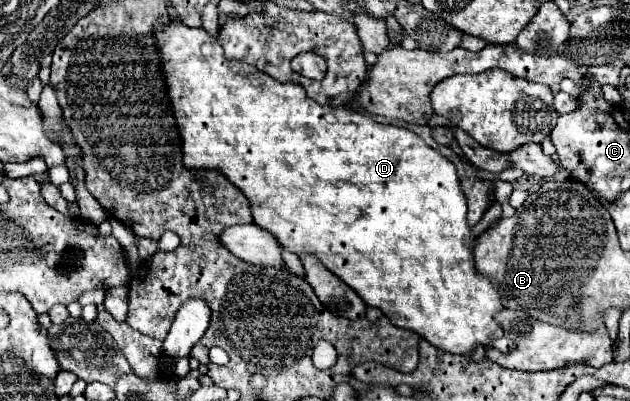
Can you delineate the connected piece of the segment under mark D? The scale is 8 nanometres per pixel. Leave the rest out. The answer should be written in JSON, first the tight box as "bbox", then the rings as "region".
{"bbox":[157,20,517,356],"region":[[[173,20],[165,28],[157,28],[157,44],[161,44],[161,56],[165,56],[165,76],[169,76],[169,96],[173,96],[173,112],[177,112],[177,124],[181,124],[185,164],[189,164],[189,168],[221,170],[221,174],[225,174],[249,198],[253,208],[253,222],[257,222],[259,228],[265,228],[267,232],[271,232],[281,246],[285,246],[295,254],[303,254],[303,252],[315,254],[335,276],[339,276],[349,288],[353,288],[367,306],[379,308],[393,324],[397,324],[399,328],[417,332],[429,344],[445,352],[469,356],[477,344],[483,344],[487,348],[497,348],[503,354],[517,348],[513,340],[503,336],[501,326],[493,318],[499,310],[503,310],[501,296],[497,288],[493,288],[495,284],[489,280],[489,276],[481,274],[475,268],[475,260],[473,260],[475,240],[471,236],[471,226],[467,222],[467,198],[461,190],[457,168],[451,160],[441,156],[439,150],[429,148],[421,136],[417,136],[407,128],[379,124],[367,114],[355,112],[347,106],[341,106],[341,108],[321,106],[315,100],[309,100],[305,90],[299,84],[293,84],[293,82],[281,84],[273,80],[269,74],[245,62],[227,60],[223,56],[221,44],[213,36],[209,36],[203,28],[189,28],[179,20]]]}

